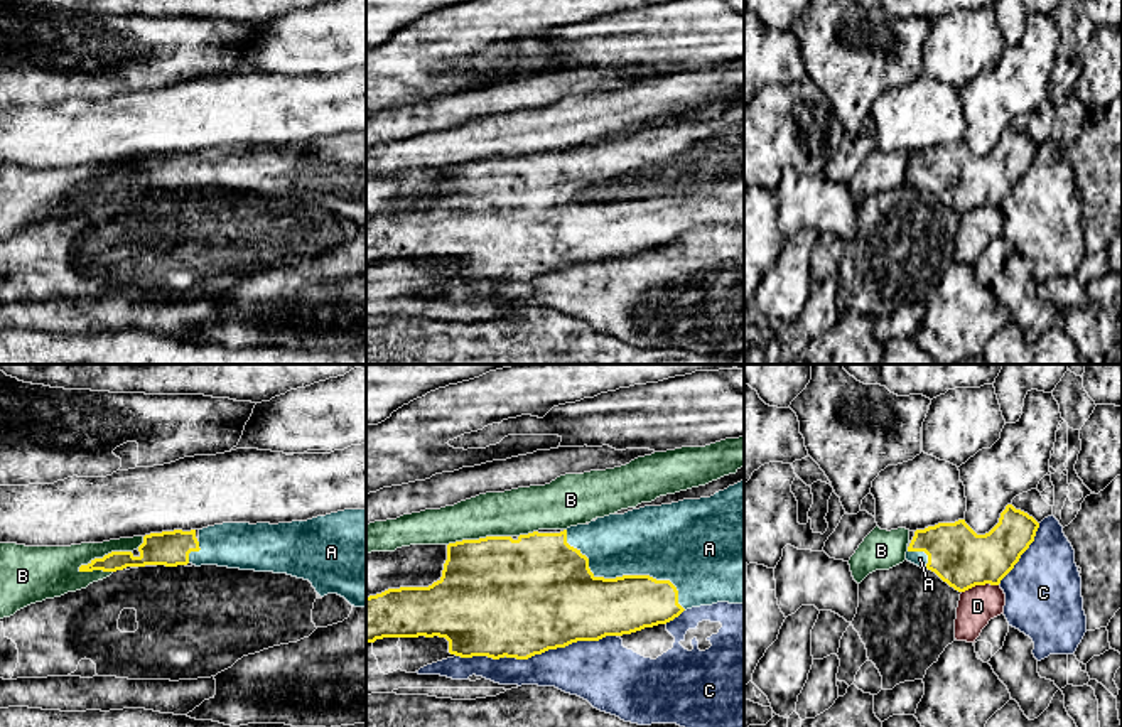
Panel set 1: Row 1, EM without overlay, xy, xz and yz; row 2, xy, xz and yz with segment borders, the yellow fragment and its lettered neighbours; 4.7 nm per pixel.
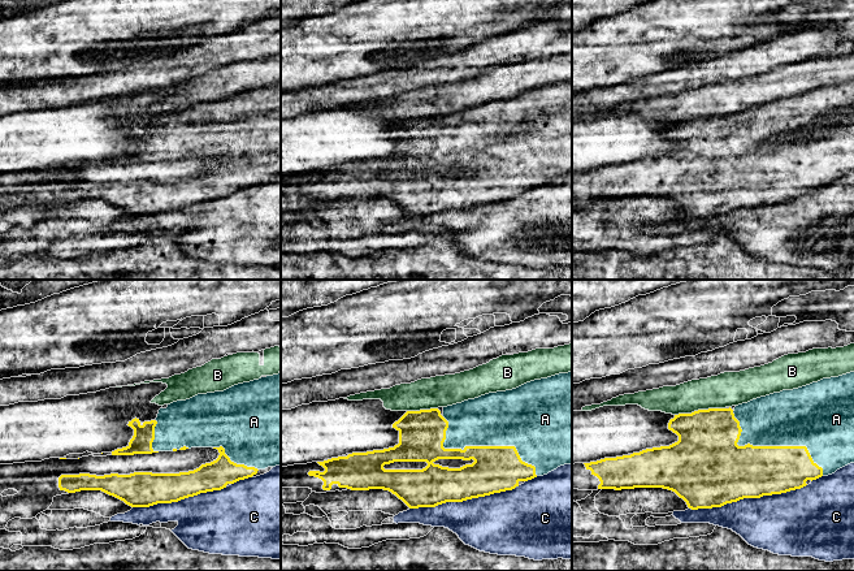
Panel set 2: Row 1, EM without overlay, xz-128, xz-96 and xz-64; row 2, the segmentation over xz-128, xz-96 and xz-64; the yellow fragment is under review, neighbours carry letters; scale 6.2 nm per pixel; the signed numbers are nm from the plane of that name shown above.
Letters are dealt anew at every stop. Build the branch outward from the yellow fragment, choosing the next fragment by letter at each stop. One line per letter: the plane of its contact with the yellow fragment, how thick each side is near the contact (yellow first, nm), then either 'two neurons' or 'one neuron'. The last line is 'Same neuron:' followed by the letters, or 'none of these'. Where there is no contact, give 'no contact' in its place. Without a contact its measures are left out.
A: contact in xz; calibres 320 and 360 nm; one neuron
B: contact in xy; calibres 140 and 220 nm; two neurons
C: contact in xz; calibres 500 and 260 nm; two neurons
D: contact in yz; calibres 280 and 180 nm; two neurons
Same neuron: A

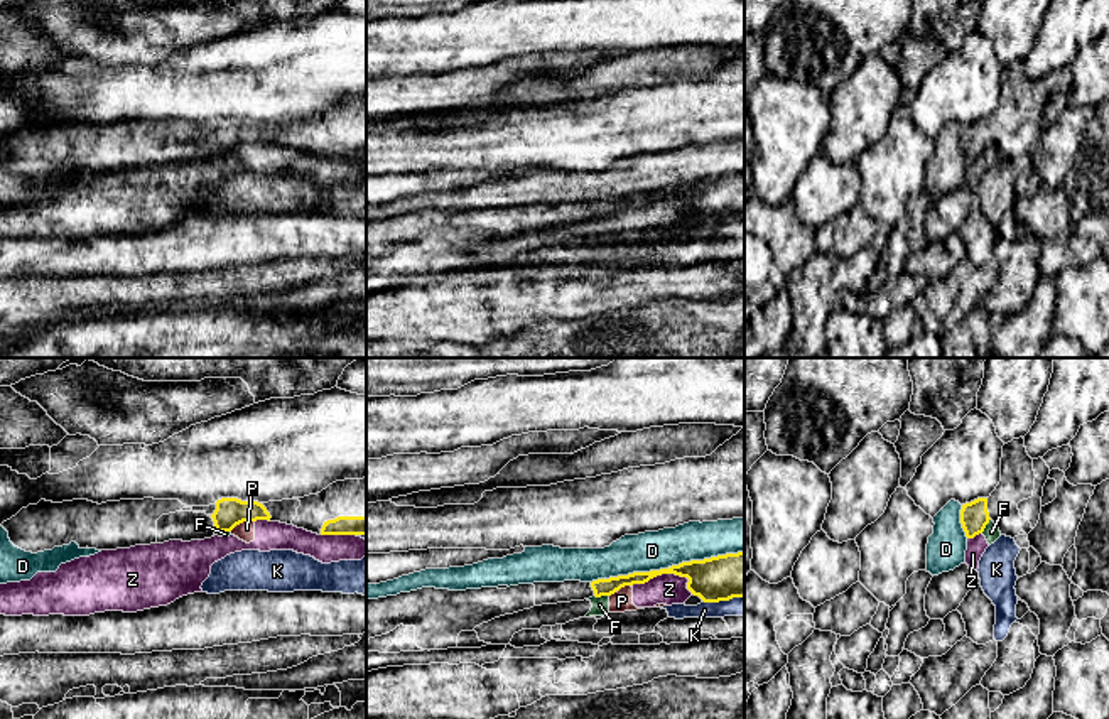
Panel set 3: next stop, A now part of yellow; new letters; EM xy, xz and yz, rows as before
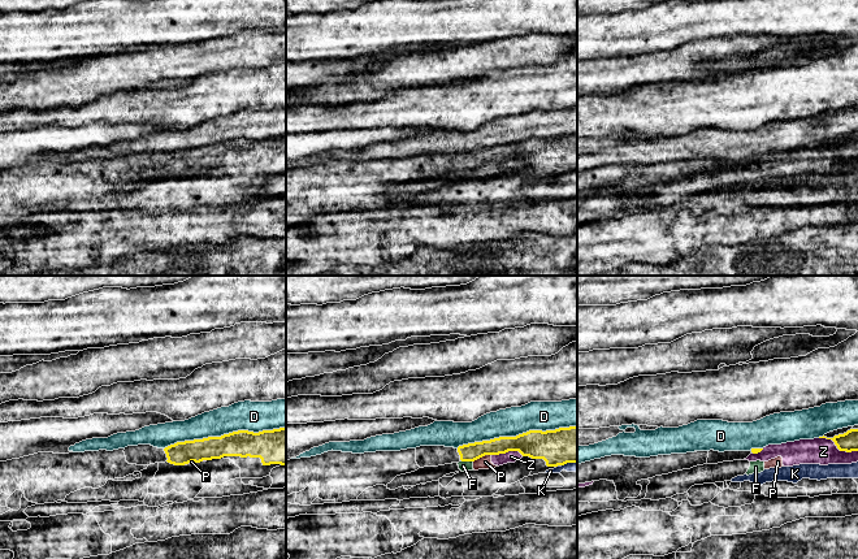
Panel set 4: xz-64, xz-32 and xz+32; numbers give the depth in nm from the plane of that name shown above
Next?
D: contact in xz; calibres 220 and 190 nm; two neurons
F: contact in xz; calibres 80 and 80 nm; two neurons
K: contact in xz; calibres 220 and 100 nm; two neurons
P: contact in xy; calibres 140 and 90 nm; two neurons
Z: contact in xz; calibres 220 and 150 nm; two neurons
Same neuron: none of these

